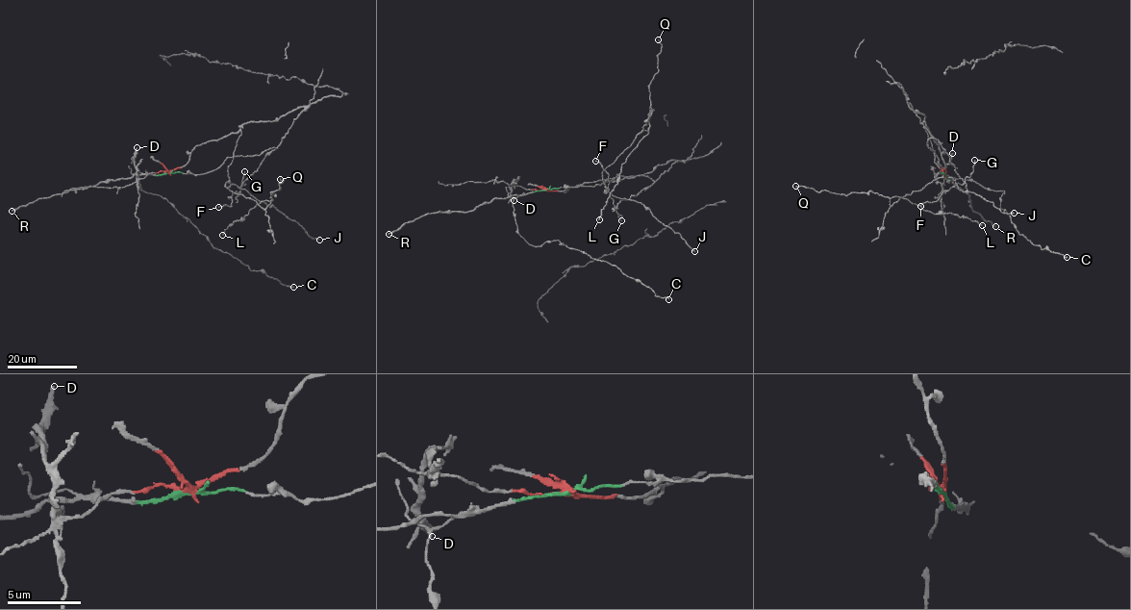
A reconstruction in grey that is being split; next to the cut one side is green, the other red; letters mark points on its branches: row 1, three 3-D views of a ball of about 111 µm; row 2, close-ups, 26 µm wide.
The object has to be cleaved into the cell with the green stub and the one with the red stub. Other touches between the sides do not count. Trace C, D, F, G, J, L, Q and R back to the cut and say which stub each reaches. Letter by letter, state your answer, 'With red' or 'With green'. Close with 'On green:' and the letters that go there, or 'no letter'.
C: With green
D: With red
F: With green
G: With green
J: With red
L: With red
Q: With red
R: With green
On green: C, F, G, R

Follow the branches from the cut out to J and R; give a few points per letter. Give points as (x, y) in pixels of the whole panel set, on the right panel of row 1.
J: (945, 174), (938, 145), (924, 126), (935, 164), (944, 175), (964, 191), (992, 202), (1002, 213), (1014, 213)
R: (945, 174), (954, 187), (968, 194), (972, 210), (995, 227)

